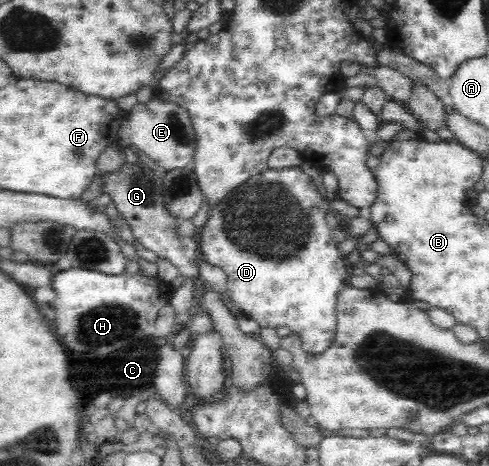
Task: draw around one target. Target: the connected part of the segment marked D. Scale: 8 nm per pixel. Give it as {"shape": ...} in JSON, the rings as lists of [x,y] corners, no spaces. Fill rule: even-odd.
{"shape":[[[301,165],[291,166],[291,168],[284,168],[283,170],[267,169],[261,174],[249,178],[245,184],[233,190],[223,202],[220,202],[210,212],[210,216],[204,224],[202,231],[196,236],[199,243],[201,260],[223,270],[223,273],[226,275],[226,293],[231,297],[234,305],[240,308],[243,316],[253,319],[259,327],[277,329],[285,326],[289,328],[291,335],[295,335],[300,339],[302,350],[307,351],[309,354],[319,354],[332,344],[336,330],[335,306],[337,294],[345,287],[344,280],[348,277],[348,266],[345,263],[345,256],[337,251],[337,241],[334,239],[334,232],[326,221],[330,206],[331,202],[319,194],[313,179],[301,169]]]}

